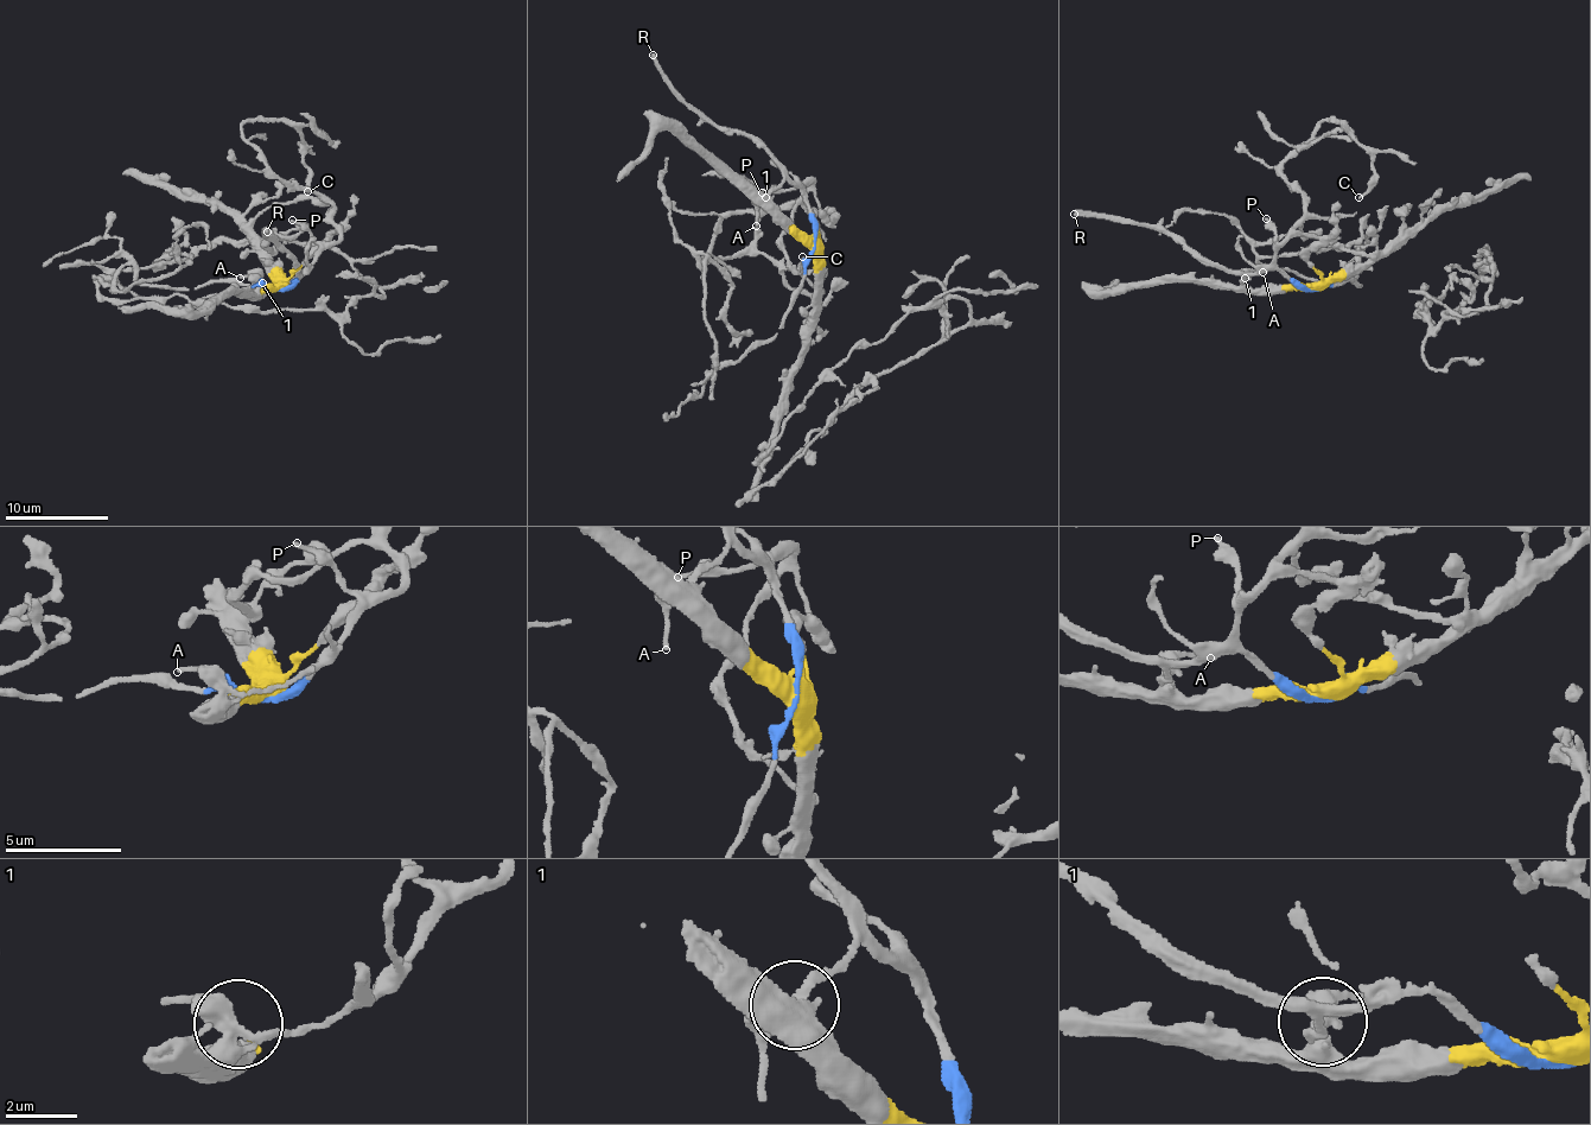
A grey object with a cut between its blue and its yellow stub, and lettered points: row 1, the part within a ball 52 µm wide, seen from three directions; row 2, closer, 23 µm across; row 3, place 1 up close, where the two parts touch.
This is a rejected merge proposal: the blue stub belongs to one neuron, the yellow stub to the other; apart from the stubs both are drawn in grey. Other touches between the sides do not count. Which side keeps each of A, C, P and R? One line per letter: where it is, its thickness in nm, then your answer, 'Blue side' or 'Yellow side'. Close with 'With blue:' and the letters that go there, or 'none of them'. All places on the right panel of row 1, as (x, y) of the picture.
A: Place: (1262, 272). Thickness 170 nm. Blue side
C: Place: (1359, 197). Thickness 190 nm. Blue side
P: Place: (1266, 218). Thickness 180 nm. Blue side
R: Place: (1074, 214). Thickness 280 nm. Blue side
With blue: A, C, P, R

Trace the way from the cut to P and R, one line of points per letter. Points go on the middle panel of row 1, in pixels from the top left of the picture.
P: (814, 243), (813, 220), (801, 186), (761, 194)
R: (814, 243), (813, 220), (804, 196), (778, 161), (744, 134), (704, 120), (670, 84), (653, 53)

